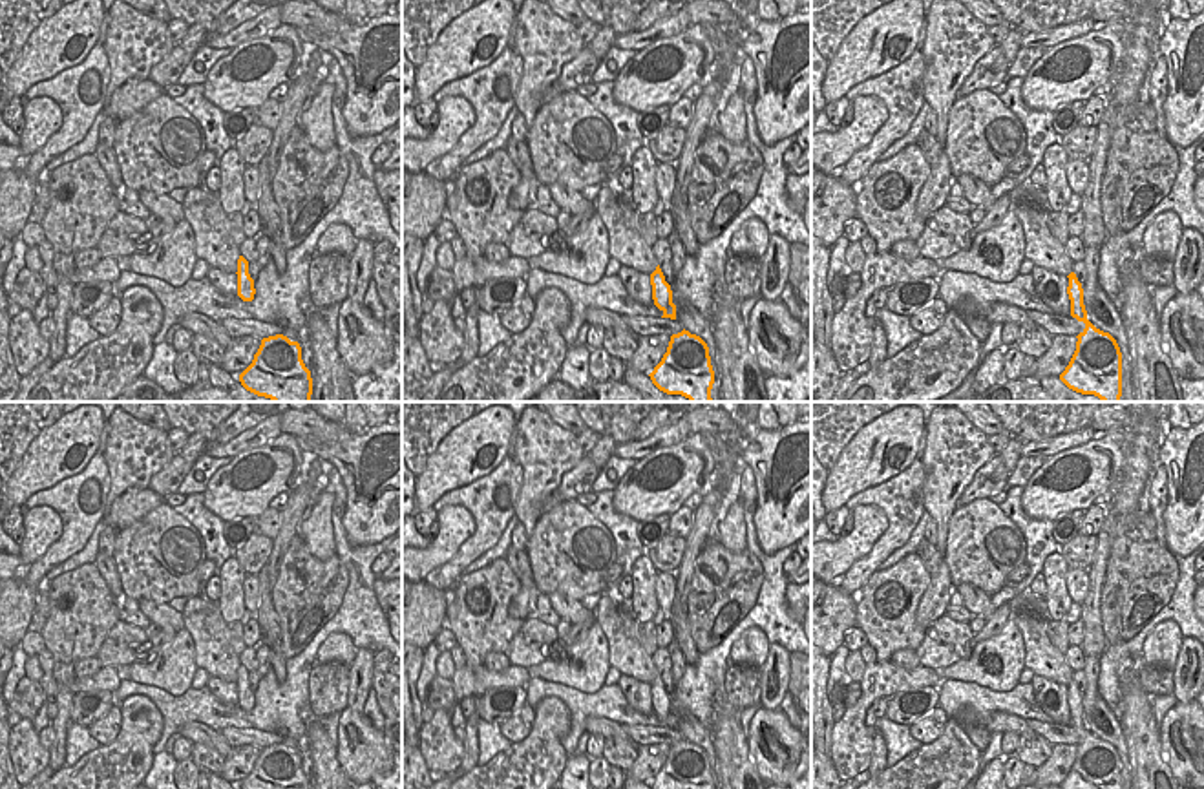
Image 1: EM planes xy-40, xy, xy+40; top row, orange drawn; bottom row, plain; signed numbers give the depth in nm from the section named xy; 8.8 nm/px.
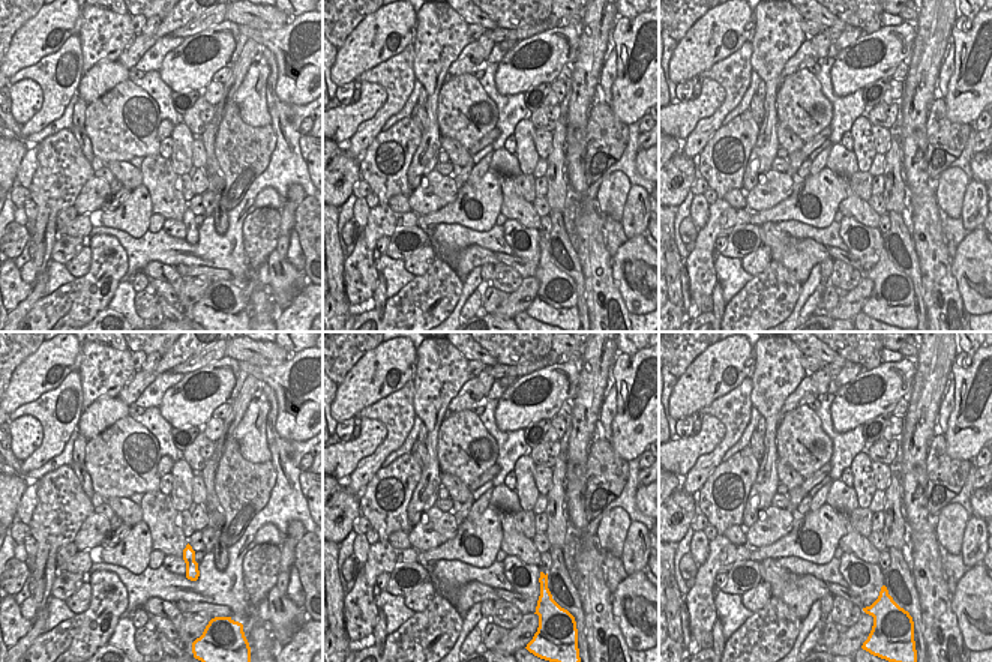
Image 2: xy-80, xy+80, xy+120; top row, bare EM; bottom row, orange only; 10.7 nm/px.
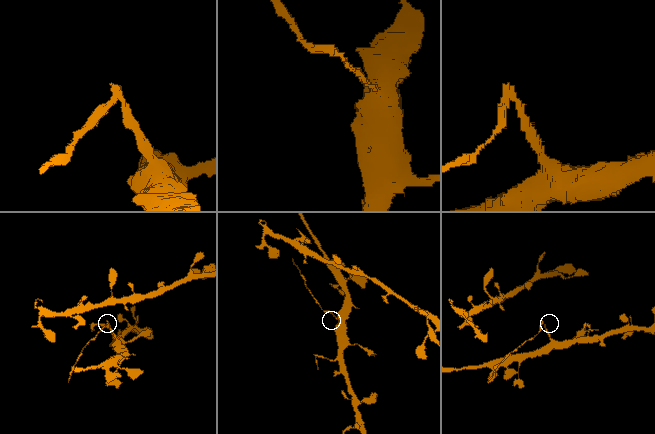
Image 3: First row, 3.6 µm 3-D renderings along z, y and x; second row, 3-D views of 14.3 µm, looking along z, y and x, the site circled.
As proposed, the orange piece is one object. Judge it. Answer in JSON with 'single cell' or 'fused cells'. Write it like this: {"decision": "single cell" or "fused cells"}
{"decision": "fused cells"}

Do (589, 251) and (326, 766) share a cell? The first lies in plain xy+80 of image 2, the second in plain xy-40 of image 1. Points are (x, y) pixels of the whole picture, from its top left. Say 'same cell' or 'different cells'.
same cell

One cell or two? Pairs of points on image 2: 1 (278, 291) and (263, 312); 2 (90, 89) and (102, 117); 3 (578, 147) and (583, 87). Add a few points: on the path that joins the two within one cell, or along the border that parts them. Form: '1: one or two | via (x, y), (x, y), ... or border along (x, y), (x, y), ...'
1: two | border along (269, 285), (272, 299), (282, 309)
2: two | border along (125, 81), (120, 81), (87, 105)
3: one | via (578, 132), (580, 102)

